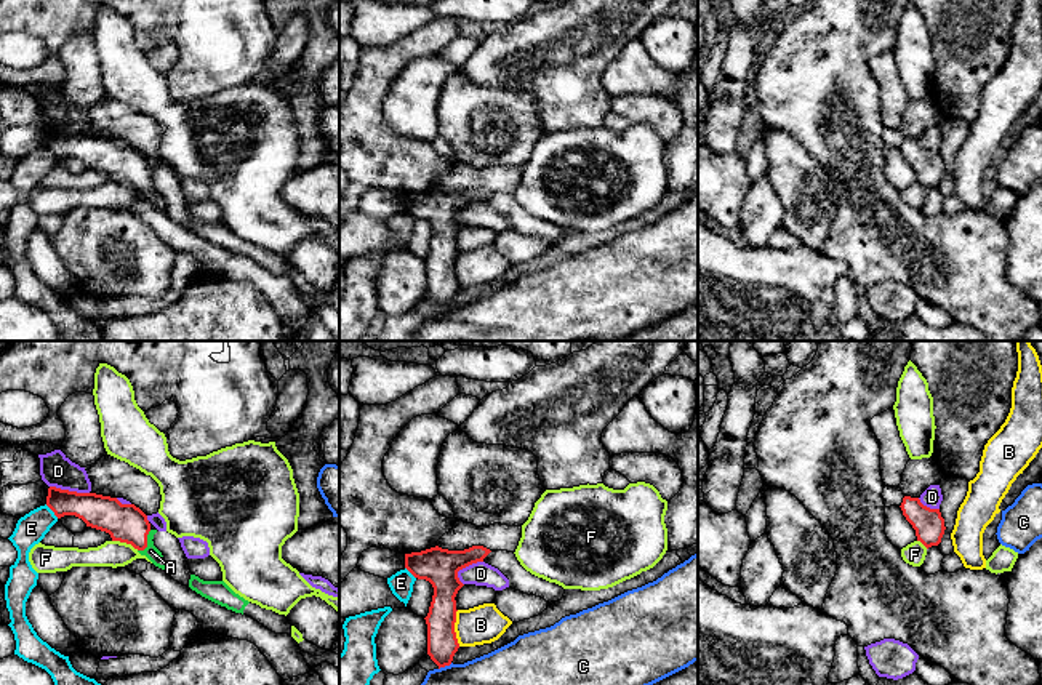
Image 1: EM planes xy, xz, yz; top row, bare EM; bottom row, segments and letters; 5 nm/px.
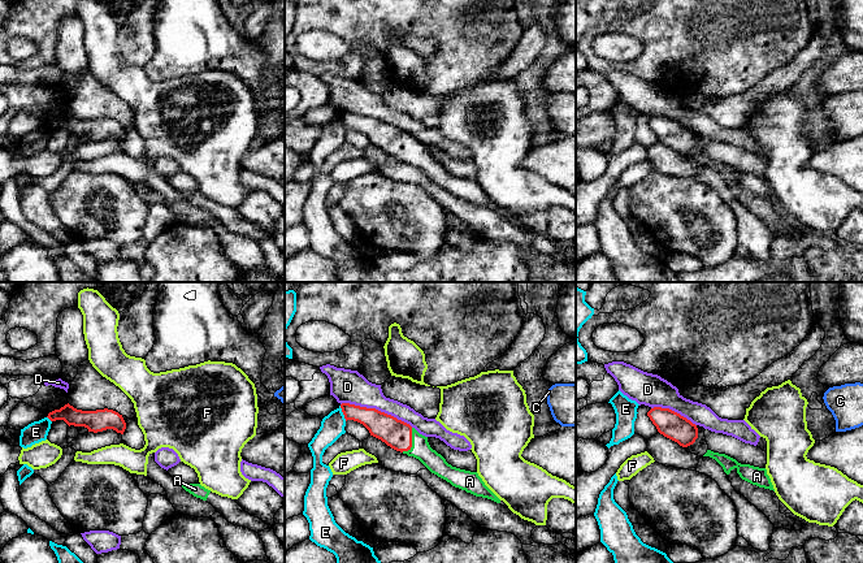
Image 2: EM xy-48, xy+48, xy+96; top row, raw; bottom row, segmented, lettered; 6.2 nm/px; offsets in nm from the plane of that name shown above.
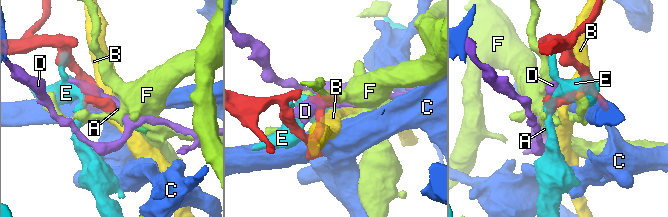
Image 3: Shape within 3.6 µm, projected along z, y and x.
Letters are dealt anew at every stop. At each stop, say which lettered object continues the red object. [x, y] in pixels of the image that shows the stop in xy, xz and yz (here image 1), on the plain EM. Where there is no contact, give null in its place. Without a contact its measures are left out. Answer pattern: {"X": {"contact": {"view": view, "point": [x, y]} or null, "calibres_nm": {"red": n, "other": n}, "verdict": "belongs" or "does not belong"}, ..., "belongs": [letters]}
{"A": {"contact": {"view": "xy", "point": [146, 184]}, "calibres_nm": {"red": 190, "other": 70}, "verdict": "belongs"}, "B": {"contact": {"view": "xz", "point": [453, 269]}, "calibres_nm": {"red": 160, "other": 190}, "verdict": "does not belong"}, "C": {"contact": {"view": "xz", "point": [445, 306]}, "calibres_nm": {"red": 160, "other": 400}, "verdict": "does not belong"}, "D": {"contact": {"view": "xy", "point": [68, 132]}, "calibres_nm": {"red": 180, "other": 160}, "verdict": "does not belong"}, "E": {"contact": {"view": "xy", "point": [52, 151]}, "calibres_nm": {"red": 170, "other": 150}, "verdict": "does not belong"}, "F": {"contact": {"view": "xy", "point": [125, 183]}, "calibres_nm": {"red": 190, "other": 130}, "verdict": "does not belong"}, "belongs": ["A"]}

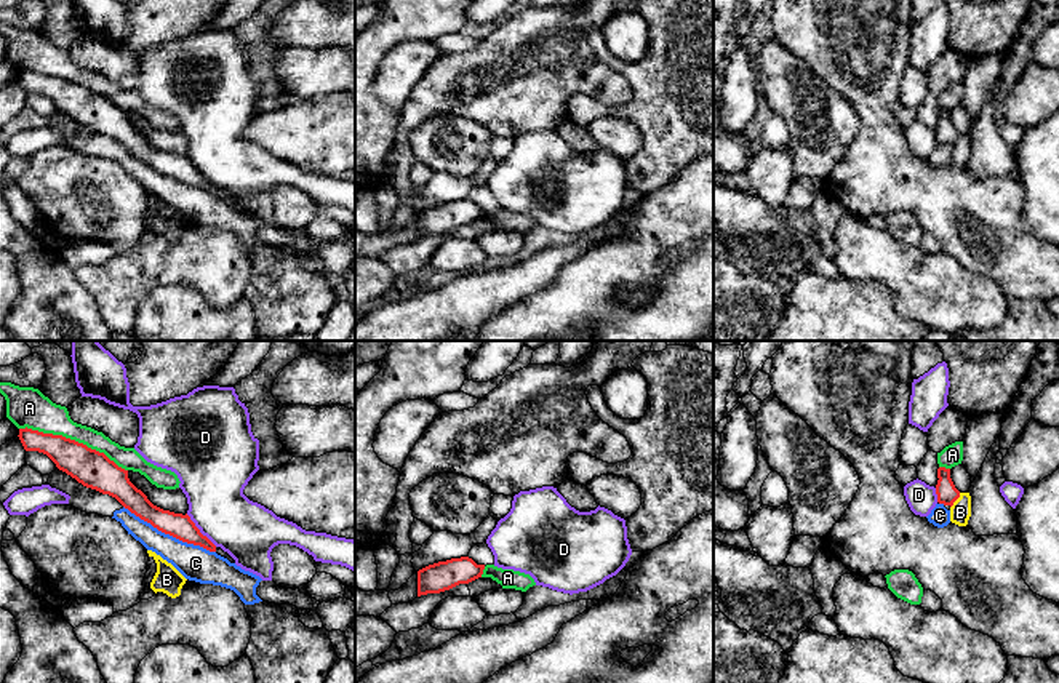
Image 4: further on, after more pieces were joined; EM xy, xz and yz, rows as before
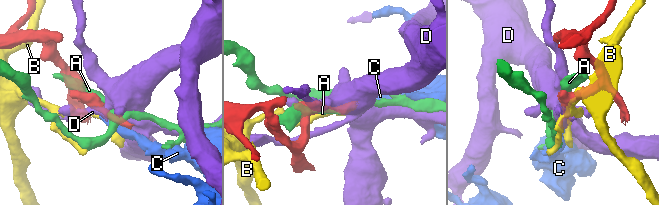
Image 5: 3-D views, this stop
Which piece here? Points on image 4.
{"A": {"contact": {"view": "xy", "point": [74, 82]}, "calibres_nm": {"red": 190, "other": 180}, "verdict": "does not belong"}, "B": {"contact": {"view": "yz", "point": [955, 141]}, "calibres_nm": {"red": 100, "other": 110}, "verdict": "does not belong"}, "C": {"contact": {"view": "xy", "point": [170, 176]}, "calibres_nm": {"red": 120, "other": 180}, "verdict": "does not belong"}, "D": {"contact": {"view": "xy", "point": [199, 173]}, "calibres_nm": {"red": 120, "other": 300}, "verdict": "does not belong"}, "belongs": []}

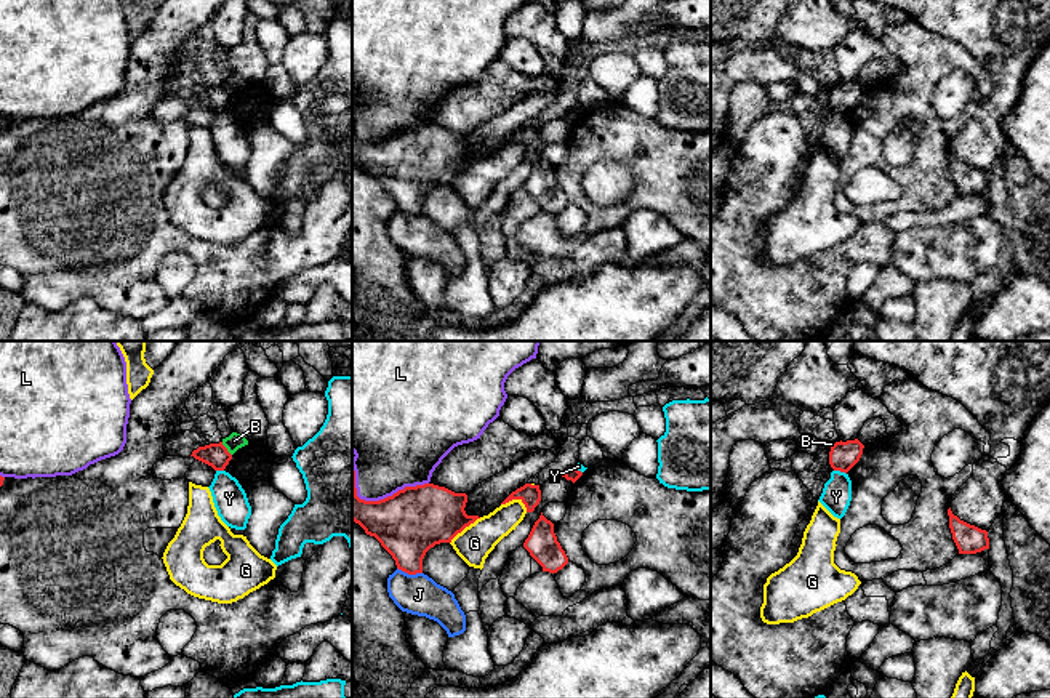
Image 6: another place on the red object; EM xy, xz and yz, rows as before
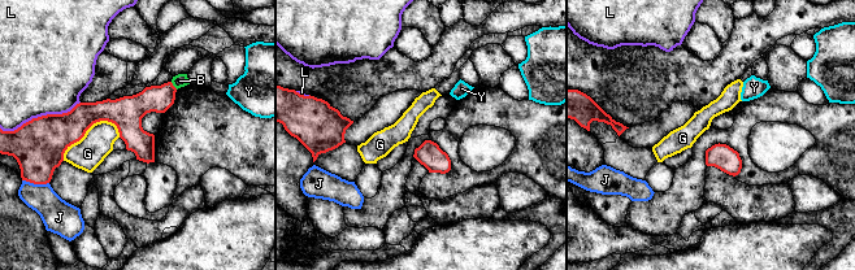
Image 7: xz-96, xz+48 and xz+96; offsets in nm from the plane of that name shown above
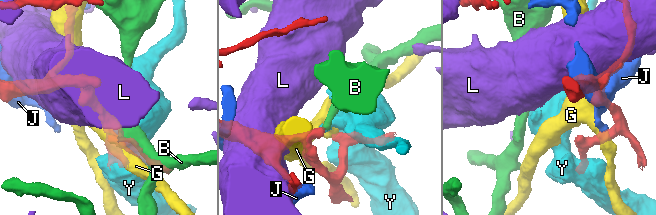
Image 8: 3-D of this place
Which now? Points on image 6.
{"B": {"contact": {"view": "xy", "point": [226, 90]}, "calibres_nm": {"red": 120, "other": 80}, "verdict": "does not belong"}, "G": {"contact": {"view": "xz", "point": [516, 140]}, "calibres_nm": {"red": 110, "other": 160}, "verdict": "does not belong"}, "J": {"contact": {"view": "xz", "point": [410, 215]}, "calibres_nm": {"red": 320, "other": 200}, "verdict": "does not belong"}, "L": {"contact": {"view": "xz", "point": [380, 141]}, "calibres_nm": {"red": 320, "other": 380}, "verdict": "does not belong"}, "Y": {"contact": {"view": "yz", "point": [841, 112]}, "calibres_nm": {"red": 140, "other": 150}, "verdict": "does not belong"}, "belongs": []}

